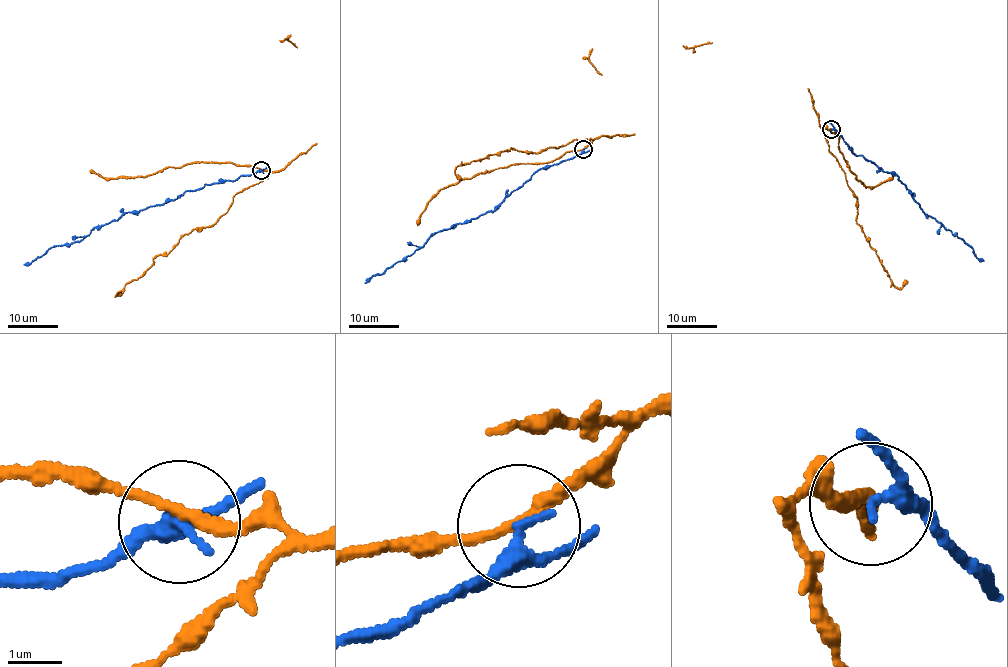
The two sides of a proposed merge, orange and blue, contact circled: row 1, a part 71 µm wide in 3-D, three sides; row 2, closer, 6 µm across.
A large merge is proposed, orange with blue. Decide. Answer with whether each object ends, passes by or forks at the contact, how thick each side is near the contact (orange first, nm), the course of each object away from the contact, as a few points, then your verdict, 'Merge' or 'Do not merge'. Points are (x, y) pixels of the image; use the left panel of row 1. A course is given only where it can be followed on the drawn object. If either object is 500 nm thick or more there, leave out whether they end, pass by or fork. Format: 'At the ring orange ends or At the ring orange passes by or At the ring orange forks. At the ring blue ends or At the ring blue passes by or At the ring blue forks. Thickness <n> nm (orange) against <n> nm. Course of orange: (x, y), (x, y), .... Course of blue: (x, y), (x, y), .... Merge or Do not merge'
At the ring orange passes by. At the ring blue passes by. Thickness 200 nm (orange) against 260 nm. Course of orange: (261, 170), (270, 172), (238, 192), (213, 224), (195, 228), (156, 256), (115, 296), (121, 293). Course of blue: (261, 170), (234, 181), (204, 185), (163, 204), (123, 212), (80, 241), (50, 247), (23, 264). Do not merge

